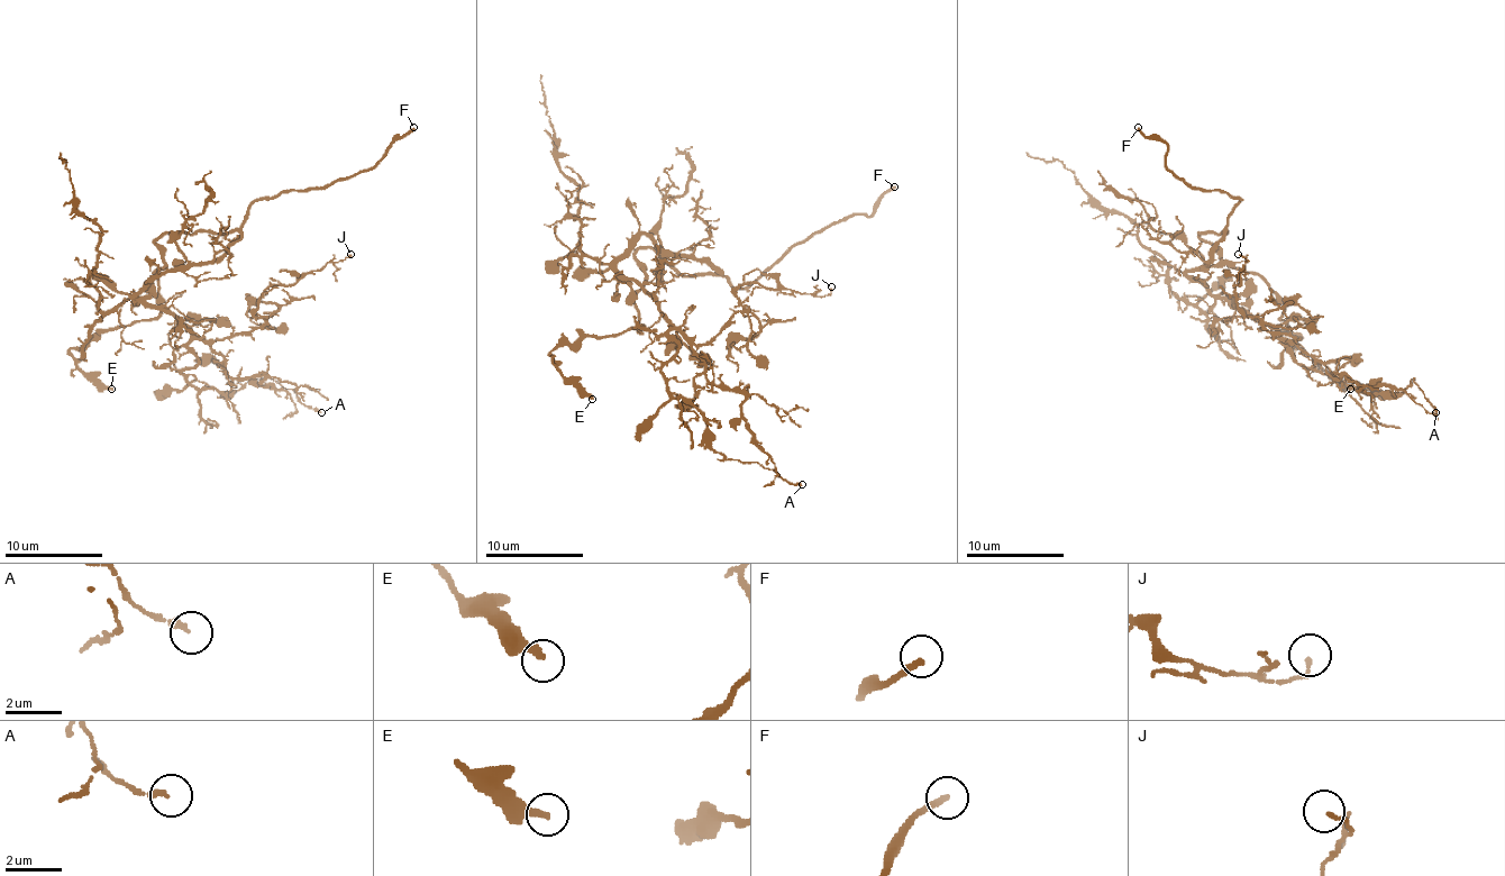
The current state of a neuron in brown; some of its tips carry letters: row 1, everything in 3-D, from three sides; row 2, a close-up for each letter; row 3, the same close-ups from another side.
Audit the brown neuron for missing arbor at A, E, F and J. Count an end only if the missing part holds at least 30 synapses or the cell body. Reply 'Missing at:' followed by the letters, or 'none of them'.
Missing at: F

